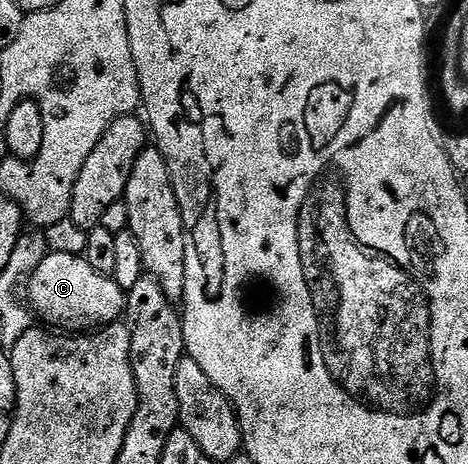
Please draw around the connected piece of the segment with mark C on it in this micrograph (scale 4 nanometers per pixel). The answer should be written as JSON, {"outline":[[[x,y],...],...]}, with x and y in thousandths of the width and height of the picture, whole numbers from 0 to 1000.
{"outline":[[[111,543],[75,580],[62,601],[58,644],[73,672],[98,688],[107,707],[139,718],[190,718],[235,696],[252,694],[267,677],[271,629],[231,593],[203,588],[171,550]]]}

